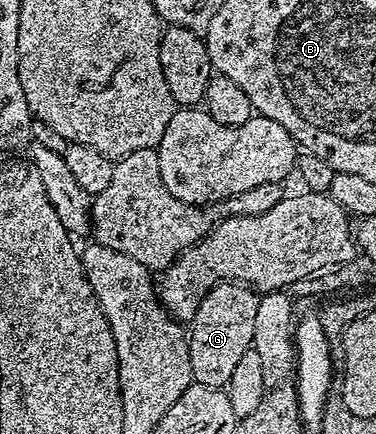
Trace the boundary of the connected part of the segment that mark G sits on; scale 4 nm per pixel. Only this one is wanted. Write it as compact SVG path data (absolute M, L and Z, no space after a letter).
M234 280L214 284L205 294L205 298L201 298L197 314L189 321L187 341L191 379L194 383L214 388L223 388L229 384L241 356L252 349L253 325L257 318L258 305L256 289Z

